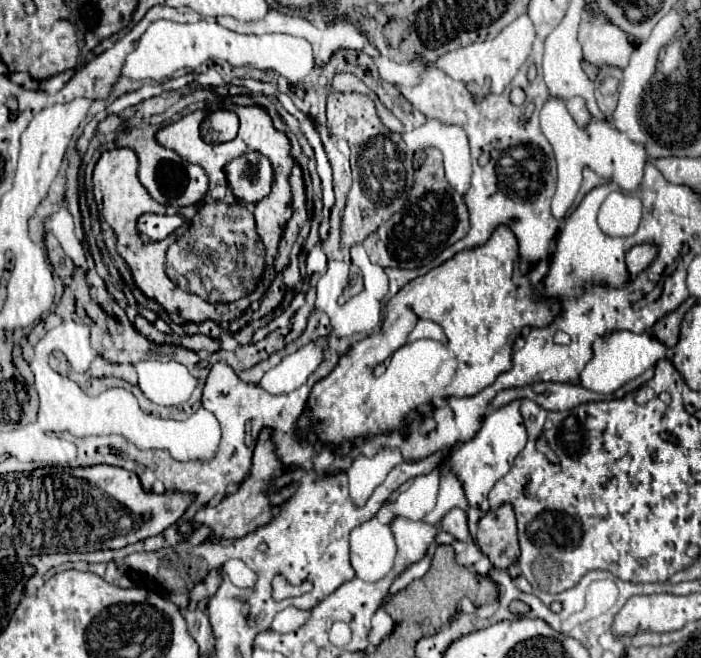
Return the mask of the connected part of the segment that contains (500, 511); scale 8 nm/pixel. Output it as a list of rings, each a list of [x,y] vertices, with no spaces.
[[[503,503],[501,507],[485,513],[479,519],[477,543],[479,549],[489,557],[493,567],[507,569],[511,563],[517,561],[517,523],[511,503]]]

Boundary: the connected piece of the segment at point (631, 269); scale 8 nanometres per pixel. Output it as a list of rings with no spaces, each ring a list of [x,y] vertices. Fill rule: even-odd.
[[[641,243],[641,245],[633,245],[627,253],[625,253],[625,265],[627,265],[627,273],[629,277],[637,277],[641,271],[645,271],[657,257],[659,247],[655,243]]]

